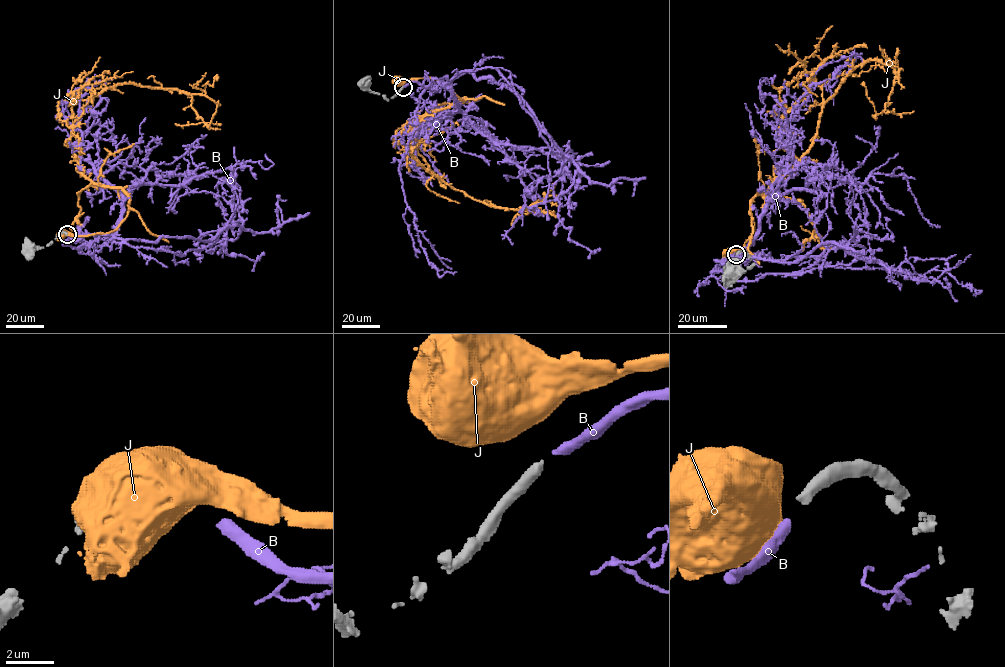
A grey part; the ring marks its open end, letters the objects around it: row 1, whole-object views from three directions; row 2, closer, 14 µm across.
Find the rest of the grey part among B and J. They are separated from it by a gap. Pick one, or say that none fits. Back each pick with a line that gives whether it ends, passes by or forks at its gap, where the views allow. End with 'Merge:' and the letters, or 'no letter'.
B: it ends there
Merge: B

